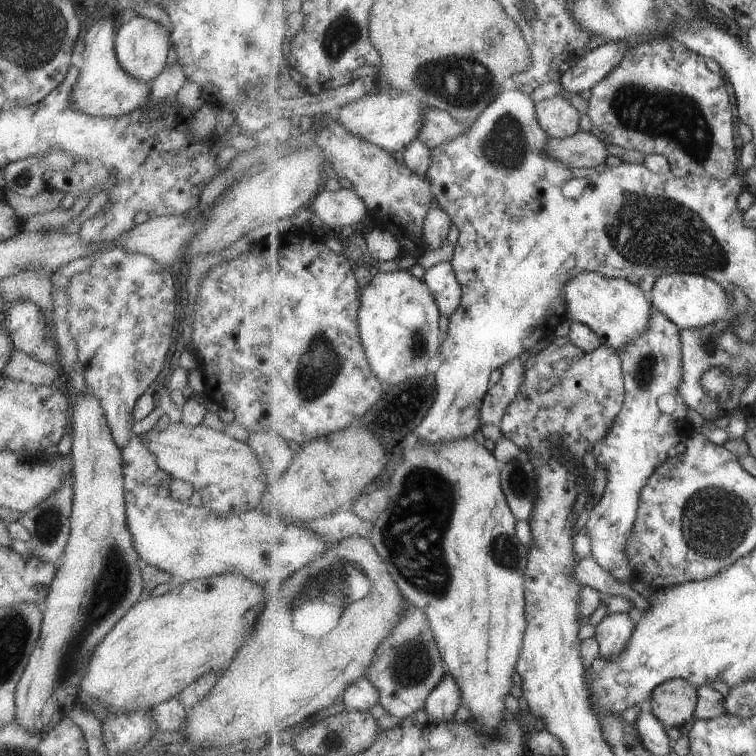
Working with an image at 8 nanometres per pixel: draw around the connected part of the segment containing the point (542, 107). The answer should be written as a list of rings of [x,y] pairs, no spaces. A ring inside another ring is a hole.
[[[561,95],[536,103],[536,111],[540,125],[549,137],[566,139],[580,132],[579,122],[582,114]]]

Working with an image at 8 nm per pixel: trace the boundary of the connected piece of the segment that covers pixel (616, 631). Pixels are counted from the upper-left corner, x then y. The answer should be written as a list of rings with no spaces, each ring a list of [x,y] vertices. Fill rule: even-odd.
[[[613,613],[605,616],[595,627],[601,658],[620,657],[631,640],[636,623],[636,615],[630,613]]]

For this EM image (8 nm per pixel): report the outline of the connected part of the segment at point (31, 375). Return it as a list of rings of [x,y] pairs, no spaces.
[[[15,349],[5,363],[1,376],[29,384],[49,386],[59,373],[60,369],[56,364],[39,362]]]

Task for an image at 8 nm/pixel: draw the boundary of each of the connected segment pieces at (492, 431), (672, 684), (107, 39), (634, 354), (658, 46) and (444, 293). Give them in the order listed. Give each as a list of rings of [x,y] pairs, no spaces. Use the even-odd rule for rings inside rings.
[[[518,357],[503,366],[501,378],[487,391],[481,411],[483,435],[495,442],[505,438],[502,420],[509,405],[517,398],[517,393],[526,377],[526,366]]]
[[[671,679],[654,689],[647,707],[652,710],[667,729],[681,727],[696,713],[699,687],[685,679]]]
[[[107,16],[95,20],[83,36],[82,64],[71,87],[72,108],[92,117],[118,117],[130,113],[138,106],[145,107],[151,82],[131,78],[117,64],[113,50],[113,37],[117,28],[116,17]]]
[[[652,306],[652,324],[640,336],[621,348],[625,370],[624,408],[616,416],[607,437],[594,446],[597,466],[605,470],[607,483],[600,501],[585,524],[591,538],[591,557],[619,582],[631,583],[634,568],[626,555],[626,544],[637,520],[640,492],[669,458],[669,450],[694,432],[687,421],[688,404],[680,393],[683,368],[682,328]],[[671,394],[677,407],[672,413],[659,408],[659,398]]]
[[[653,37],[648,41],[637,45],[628,50],[625,58],[602,80],[599,81],[591,90],[591,97],[589,99],[588,116],[593,123],[592,132],[605,144],[616,144],[623,149],[630,151],[635,149],[644,152],[646,155],[665,155],[671,163],[673,174],[678,177],[687,177],[690,175],[715,177],[722,181],[727,181],[739,168],[739,156],[737,156],[737,149],[740,146],[735,146],[735,114],[733,109],[735,104],[731,104],[729,100],[729,90],[725,84],[725,78],[721,76],[721,72],[713,72],[707,66],[707,60],[703,55],[697,54],[690,50],[688,46],[672,39],[671,37]]]
[[[442,262],[426,270],[423,278],[436,296],[440,311],[448,319],[460,306],[462,284],[451,262]]]

